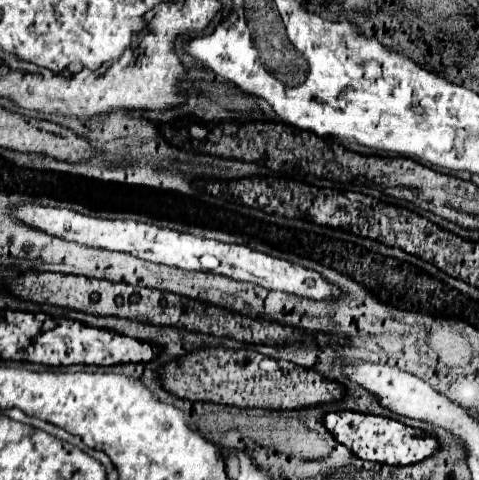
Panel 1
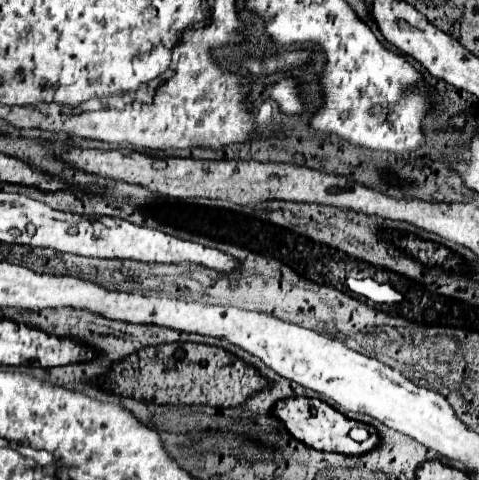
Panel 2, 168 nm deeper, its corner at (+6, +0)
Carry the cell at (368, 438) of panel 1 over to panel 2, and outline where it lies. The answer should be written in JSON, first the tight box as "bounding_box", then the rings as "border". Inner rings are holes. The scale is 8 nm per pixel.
{"bounding_box":[275,396,381,456],"border":[[[297,396],[297,398],[283,400],[283,402],[279,402],[275,406],[275,416],[285,422],[287,430],[291,432],[291,436],[295,436],[297,440],[301,440],[303,444],[307,444],[307,446],[311,446],[315,450],[341,452],[341,454],[347,454],[347,456],[361,456],[361,454],[367,454],[367,452],[379,448],[379,444],[381,444],[381,438],[379,438],[379,432],[377,432],[375,426],[371,426],[367,422],[351,420],[351,418],[347,418],[345,414],[341,414],[339,410],[335,410],[333,406],[329,406],[327,402],[323,402],[319,398],[303,398],[303,396]],[[351,428],[371,430],[371,438],[365,440],[365,442],[355,442],[349,436]]]}

